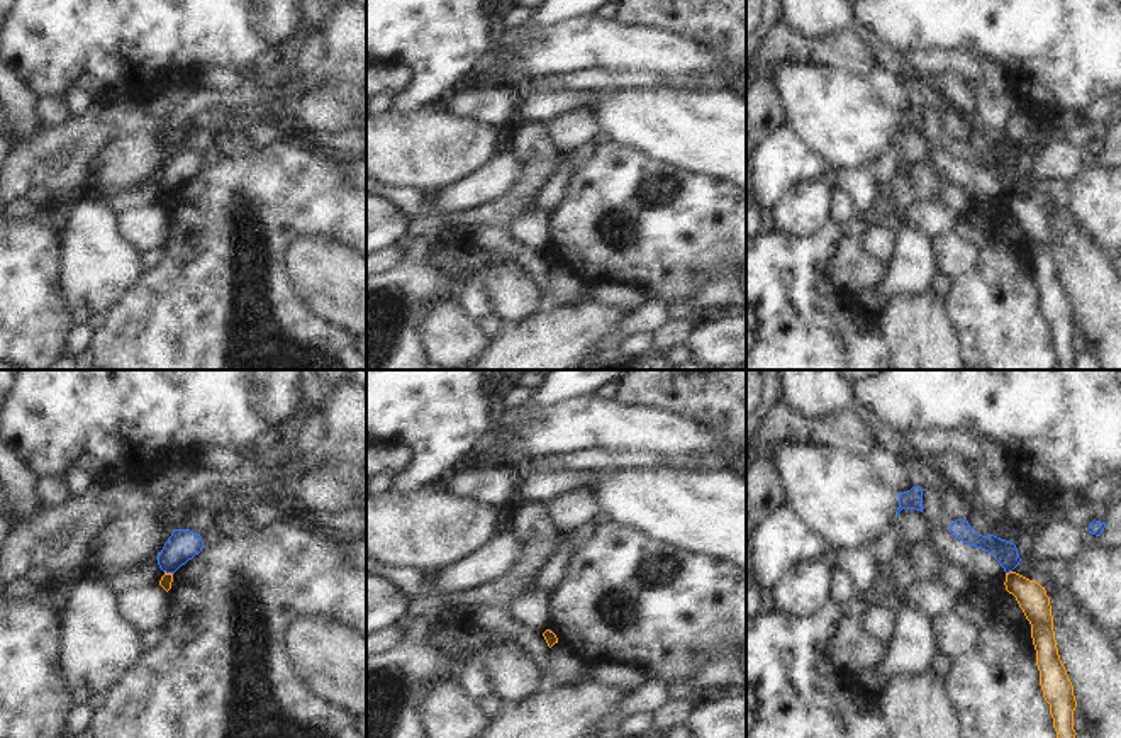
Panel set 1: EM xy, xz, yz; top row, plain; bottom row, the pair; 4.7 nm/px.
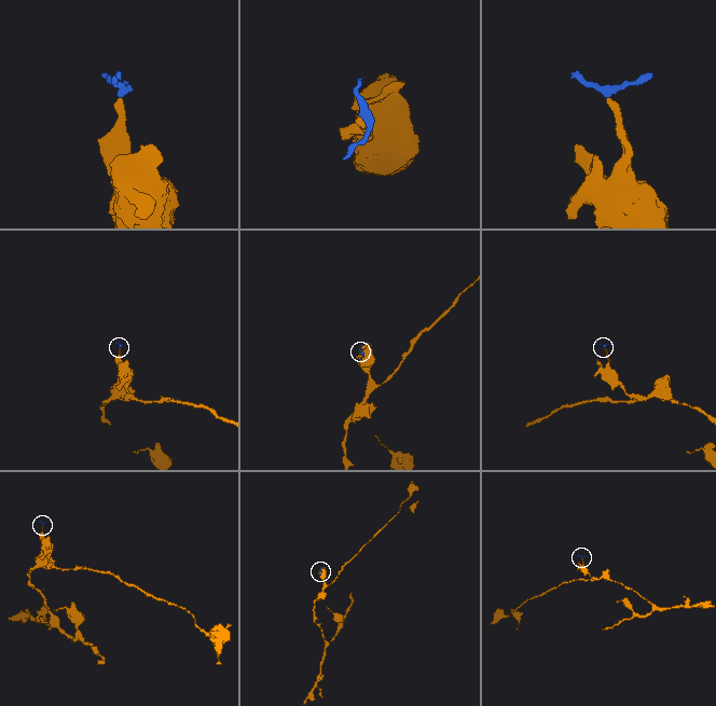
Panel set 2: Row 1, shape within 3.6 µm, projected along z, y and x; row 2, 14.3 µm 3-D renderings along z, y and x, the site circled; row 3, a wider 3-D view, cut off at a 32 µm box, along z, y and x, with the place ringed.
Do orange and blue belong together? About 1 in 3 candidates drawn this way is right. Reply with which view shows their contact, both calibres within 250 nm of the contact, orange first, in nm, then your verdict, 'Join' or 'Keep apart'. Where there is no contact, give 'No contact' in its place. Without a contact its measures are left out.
Touches orange in xy. Thickness 60 nm (orange) against 150 nm. Keep apart

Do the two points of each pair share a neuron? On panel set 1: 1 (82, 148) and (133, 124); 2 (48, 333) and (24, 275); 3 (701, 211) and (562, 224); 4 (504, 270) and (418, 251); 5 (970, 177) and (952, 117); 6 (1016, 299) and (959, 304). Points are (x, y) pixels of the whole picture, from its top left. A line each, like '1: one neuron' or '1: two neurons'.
1: one neuron
2: one neuron
3: one neuron
4: two neurons
5: two neurons
6: one neuron

